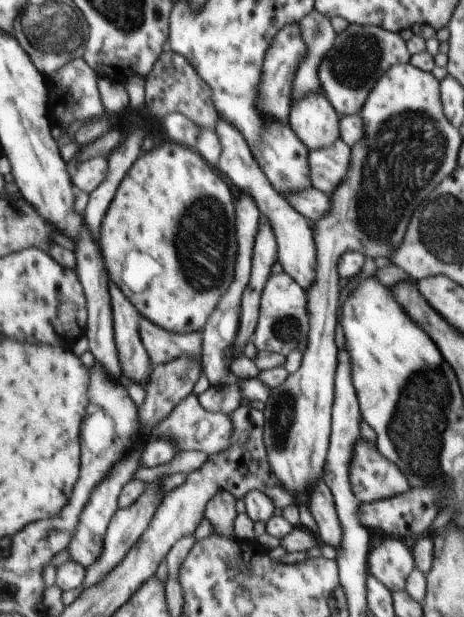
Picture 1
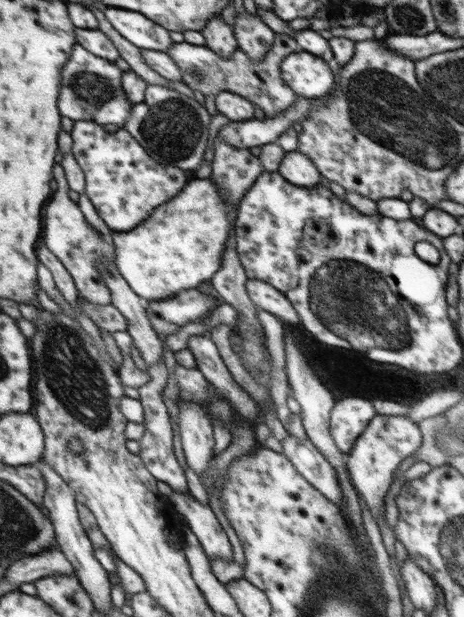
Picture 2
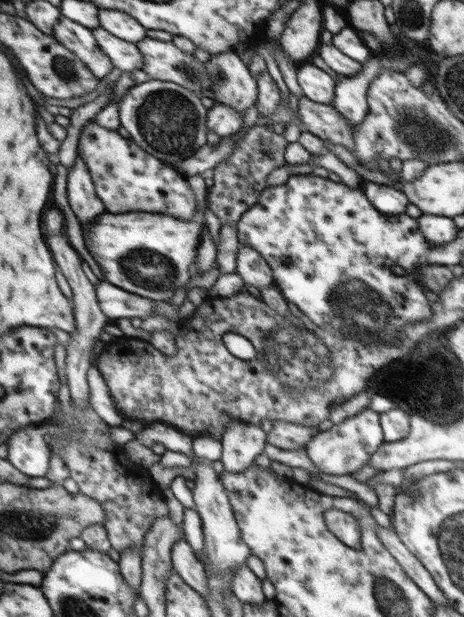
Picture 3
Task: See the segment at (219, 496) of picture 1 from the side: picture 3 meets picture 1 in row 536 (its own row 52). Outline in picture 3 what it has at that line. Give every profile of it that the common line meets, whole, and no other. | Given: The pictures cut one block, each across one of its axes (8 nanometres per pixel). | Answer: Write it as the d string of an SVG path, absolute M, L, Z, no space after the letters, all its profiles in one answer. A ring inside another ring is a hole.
M234 50L215 54L205 64L206 71L212 79L209 90L214 94L214 101L231 106L236 112L243 113L254 106L258 98L257 80L250 74L249 68L242 62Z

